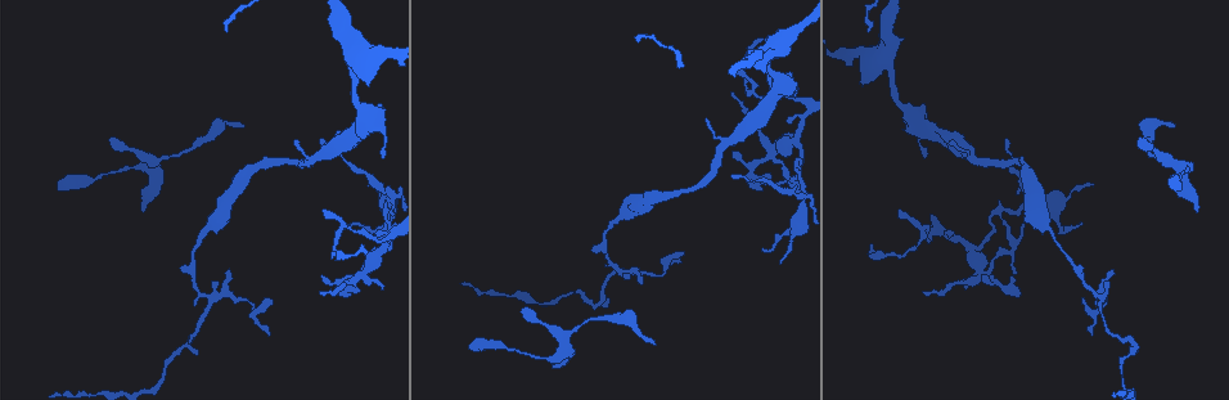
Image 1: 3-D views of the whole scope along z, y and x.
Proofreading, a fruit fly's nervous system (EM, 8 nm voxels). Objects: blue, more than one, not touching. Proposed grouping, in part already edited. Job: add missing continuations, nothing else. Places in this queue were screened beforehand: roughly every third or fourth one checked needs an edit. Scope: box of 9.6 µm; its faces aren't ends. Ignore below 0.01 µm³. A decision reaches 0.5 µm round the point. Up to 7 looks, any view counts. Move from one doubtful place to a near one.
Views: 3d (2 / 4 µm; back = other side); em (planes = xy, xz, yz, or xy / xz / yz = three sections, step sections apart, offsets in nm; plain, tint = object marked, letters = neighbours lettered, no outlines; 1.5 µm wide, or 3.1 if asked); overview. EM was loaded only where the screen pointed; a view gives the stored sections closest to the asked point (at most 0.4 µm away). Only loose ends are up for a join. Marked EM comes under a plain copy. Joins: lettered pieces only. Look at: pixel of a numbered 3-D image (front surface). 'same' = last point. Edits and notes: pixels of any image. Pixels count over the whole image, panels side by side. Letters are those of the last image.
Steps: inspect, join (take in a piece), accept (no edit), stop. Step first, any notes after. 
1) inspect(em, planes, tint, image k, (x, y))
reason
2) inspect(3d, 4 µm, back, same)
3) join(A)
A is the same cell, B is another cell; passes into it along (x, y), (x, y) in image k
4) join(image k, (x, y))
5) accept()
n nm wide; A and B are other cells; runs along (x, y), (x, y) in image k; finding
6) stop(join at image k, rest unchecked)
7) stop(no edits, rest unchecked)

inspect(3d, 4 µm, image 1, (1083, 302))
thin end

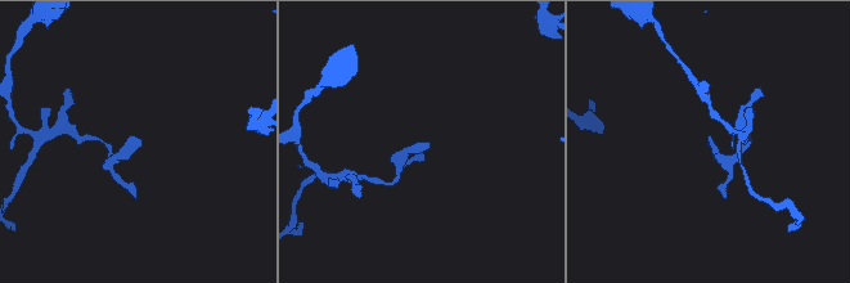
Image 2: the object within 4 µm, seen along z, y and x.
inspect(em, 3.1 µm, xy, step 16, letters, image 2, (140, 139))
shape alone is not enough

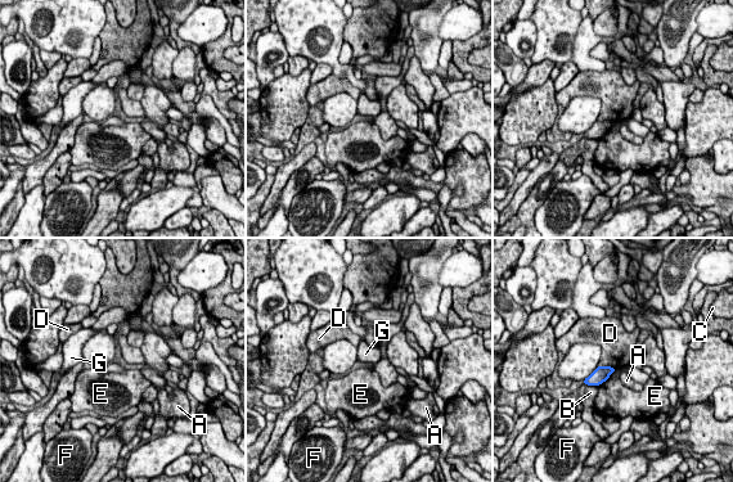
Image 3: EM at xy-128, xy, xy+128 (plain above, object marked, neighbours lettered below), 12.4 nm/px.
inspect(em, 3.1 µm, planes, letters, same)
cut it another way

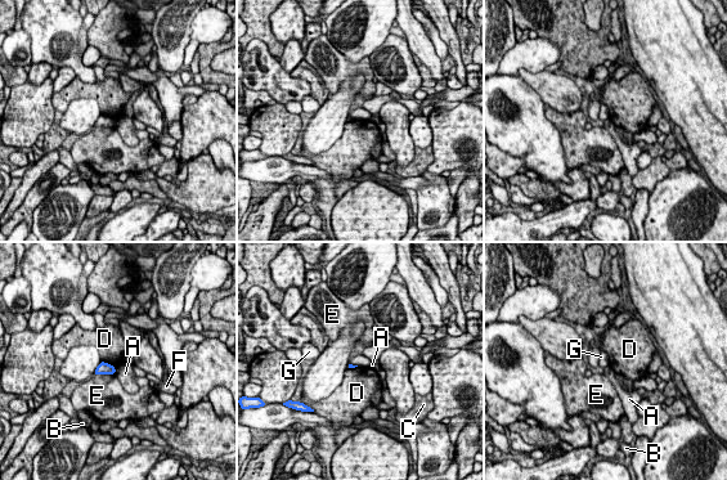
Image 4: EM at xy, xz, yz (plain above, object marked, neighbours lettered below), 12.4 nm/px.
accept()
A, B, C, D, E, F and G are other cells; none of them fits

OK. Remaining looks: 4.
inspect(em, yz, step 8, letters, image 1, (523, 309))
free end

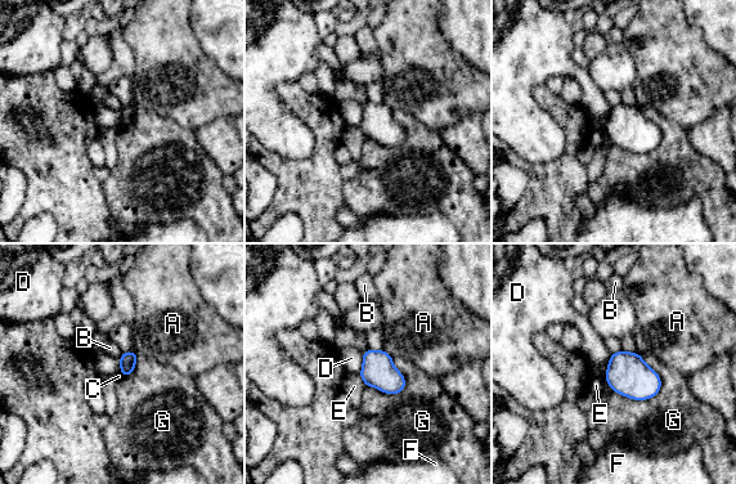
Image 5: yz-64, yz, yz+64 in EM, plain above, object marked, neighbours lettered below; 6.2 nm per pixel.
accept()
100 nm wide; A, B, C, D, E, F and G are other cells; border along (364, 353), (359, 373) in image 5; no lettered piece goes on from it

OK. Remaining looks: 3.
inspect(3d, 2 µm, back, image 1, (366, 252))
thin end

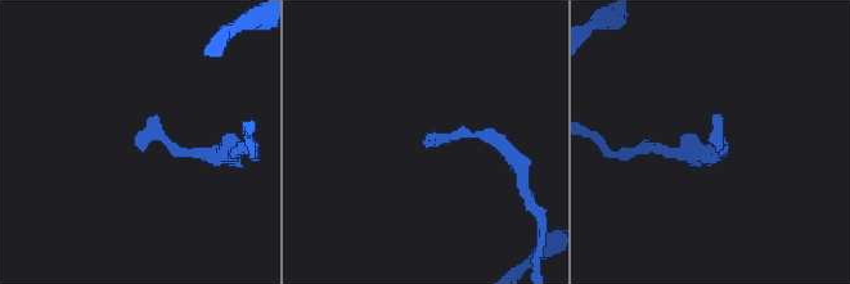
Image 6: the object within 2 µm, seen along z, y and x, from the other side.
inspect(em, planes, letters, image 6, (422, 141))
now the EM

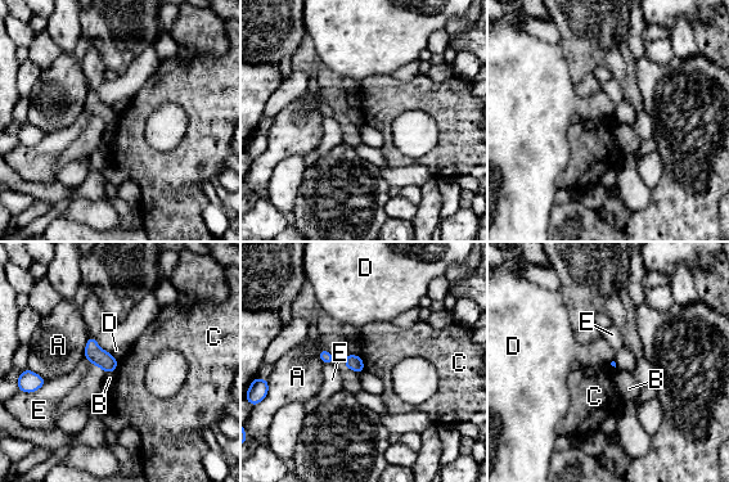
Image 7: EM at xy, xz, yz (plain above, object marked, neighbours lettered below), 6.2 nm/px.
accept()
E touches over 160 nm; A, B, C, D and E are other cells; border along (360, 357), (365, 369) in image 7; none of them fits

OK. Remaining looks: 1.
stop(no edits, rest unchecked)

